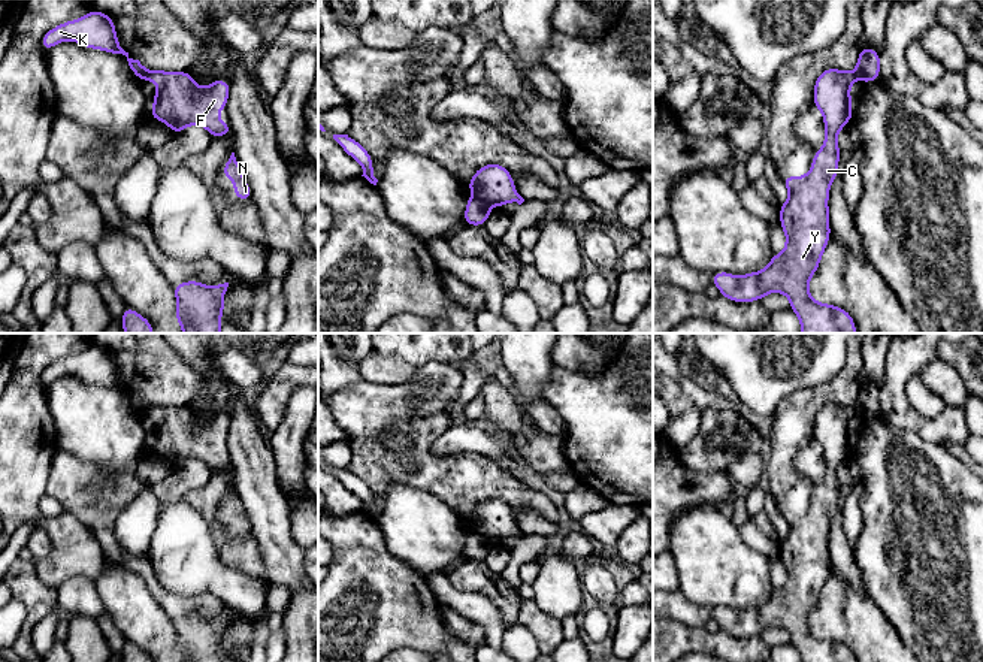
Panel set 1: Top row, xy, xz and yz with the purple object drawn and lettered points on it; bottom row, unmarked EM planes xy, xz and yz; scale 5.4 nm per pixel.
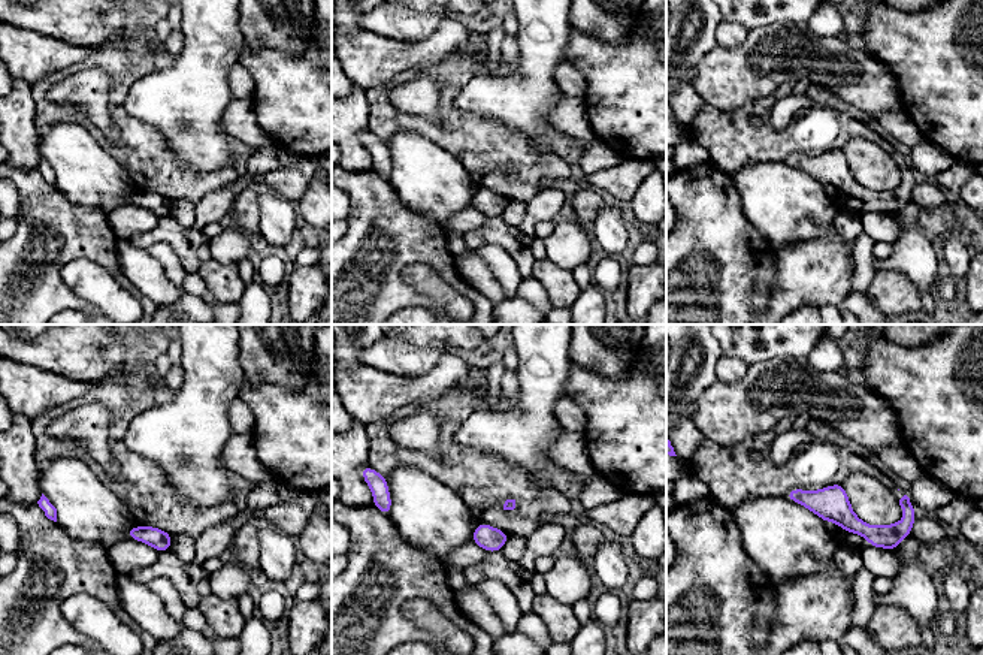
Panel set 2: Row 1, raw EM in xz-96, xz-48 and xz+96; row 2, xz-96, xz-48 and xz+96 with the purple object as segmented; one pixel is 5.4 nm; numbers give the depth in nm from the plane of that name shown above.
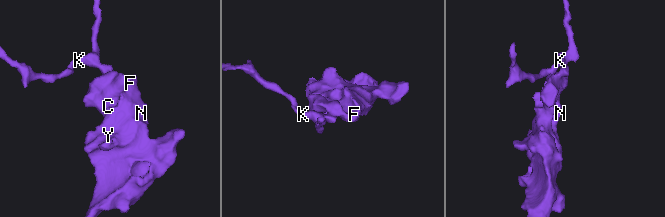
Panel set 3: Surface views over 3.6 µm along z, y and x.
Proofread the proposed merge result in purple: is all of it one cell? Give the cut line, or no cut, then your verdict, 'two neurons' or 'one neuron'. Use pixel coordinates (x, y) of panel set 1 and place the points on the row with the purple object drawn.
cut in xz along (475, 195), (487, 205); two neurons

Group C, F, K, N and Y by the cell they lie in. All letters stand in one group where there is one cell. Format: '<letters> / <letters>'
C F N Y / K

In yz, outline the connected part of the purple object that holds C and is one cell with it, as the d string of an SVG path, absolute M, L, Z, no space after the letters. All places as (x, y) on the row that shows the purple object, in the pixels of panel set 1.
M831 67L814 81L814 99L825 120L825 143L814 152L805 176L783 176L789 199L780 206L780 226L786 247L769 265L745 275L713 273L711 282L722 296L738 303L762 300L775 291L789 297L790 309L799 317L801 333L856 333L853 317L843 308L816 302L808 290L823 251L829 242L829 188L840 175L837 136L853 118L850 87L855 72Z

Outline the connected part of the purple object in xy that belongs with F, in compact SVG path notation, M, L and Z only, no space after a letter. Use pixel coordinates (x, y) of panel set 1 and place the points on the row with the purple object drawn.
M149 70L142 81L157 84L149 118L167 124L173 134L187 126L203 126L212 137L233 134L229 123L218 121L230 94L227 81L215 79L202 90L190 72L164 70Z

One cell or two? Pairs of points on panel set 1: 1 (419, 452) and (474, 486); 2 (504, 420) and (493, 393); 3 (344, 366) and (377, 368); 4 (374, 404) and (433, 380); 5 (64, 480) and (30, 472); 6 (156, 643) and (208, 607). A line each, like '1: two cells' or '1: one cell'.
1: one cell
2: one cell
3: two cells
4: one cell
5: two cells
6: two cells

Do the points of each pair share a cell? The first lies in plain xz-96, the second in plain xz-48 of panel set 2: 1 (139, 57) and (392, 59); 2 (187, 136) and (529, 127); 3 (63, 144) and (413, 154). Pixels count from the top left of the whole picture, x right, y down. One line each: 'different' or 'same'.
1: different
2: same
3: same

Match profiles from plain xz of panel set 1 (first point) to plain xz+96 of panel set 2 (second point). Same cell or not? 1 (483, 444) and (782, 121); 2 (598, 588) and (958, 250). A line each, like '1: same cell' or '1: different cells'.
1: same cell
2: same cell

